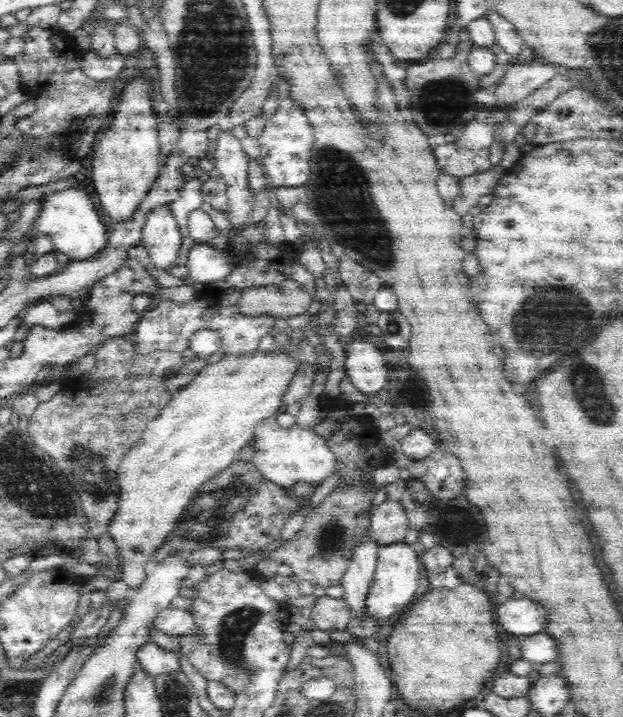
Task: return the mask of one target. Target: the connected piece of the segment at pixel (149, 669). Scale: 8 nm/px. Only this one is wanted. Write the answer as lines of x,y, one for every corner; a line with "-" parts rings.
148,642
136,652
136,666
142,667
150,677
181,671
180,661
173,651
160,648
154,642

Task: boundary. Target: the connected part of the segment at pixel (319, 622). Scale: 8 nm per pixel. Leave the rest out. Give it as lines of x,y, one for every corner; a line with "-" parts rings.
328,595
318,597
311,606
310,620
316,629
332,633
334,631
344,631
349,628
352,616
346,601
333,599

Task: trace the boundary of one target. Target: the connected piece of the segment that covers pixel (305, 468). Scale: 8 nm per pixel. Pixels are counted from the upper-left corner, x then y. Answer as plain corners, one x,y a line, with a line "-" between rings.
276,416
262,420
255,428
251,444
254,447
252,464
256,465
262,478
282,489
290,489
297,483
315,487
335,473
337,460
326,440
310,428
298,428
295,424
289,429
281,427
276,423

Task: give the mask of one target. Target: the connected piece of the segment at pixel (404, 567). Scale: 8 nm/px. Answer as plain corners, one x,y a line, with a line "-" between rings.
404,541
378,547
377,564
372,584
366,596
366,617
392,618
392,614
400,614
414,601
414,594
420,580
419,555

